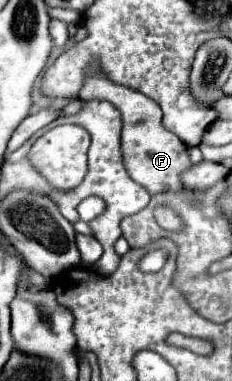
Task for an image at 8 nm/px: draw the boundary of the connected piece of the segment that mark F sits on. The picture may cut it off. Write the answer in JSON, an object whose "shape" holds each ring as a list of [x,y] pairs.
{"shape":[[[92,65],[90,75],[86,79],[84,89],[80,91],[80,99],[102,99],[112,103],[122,113],[121,150],[126,169],[136,183],[148,189],[150,195],[156,195],[160,191],[176,191],[182,187],[180,173],[190,169],[192,161],[188,157],[188,147],[162,125],[162,113],[160,105],[146,97],[140,91],[116,85],[108,79],[102,79],[100,67]]]}

